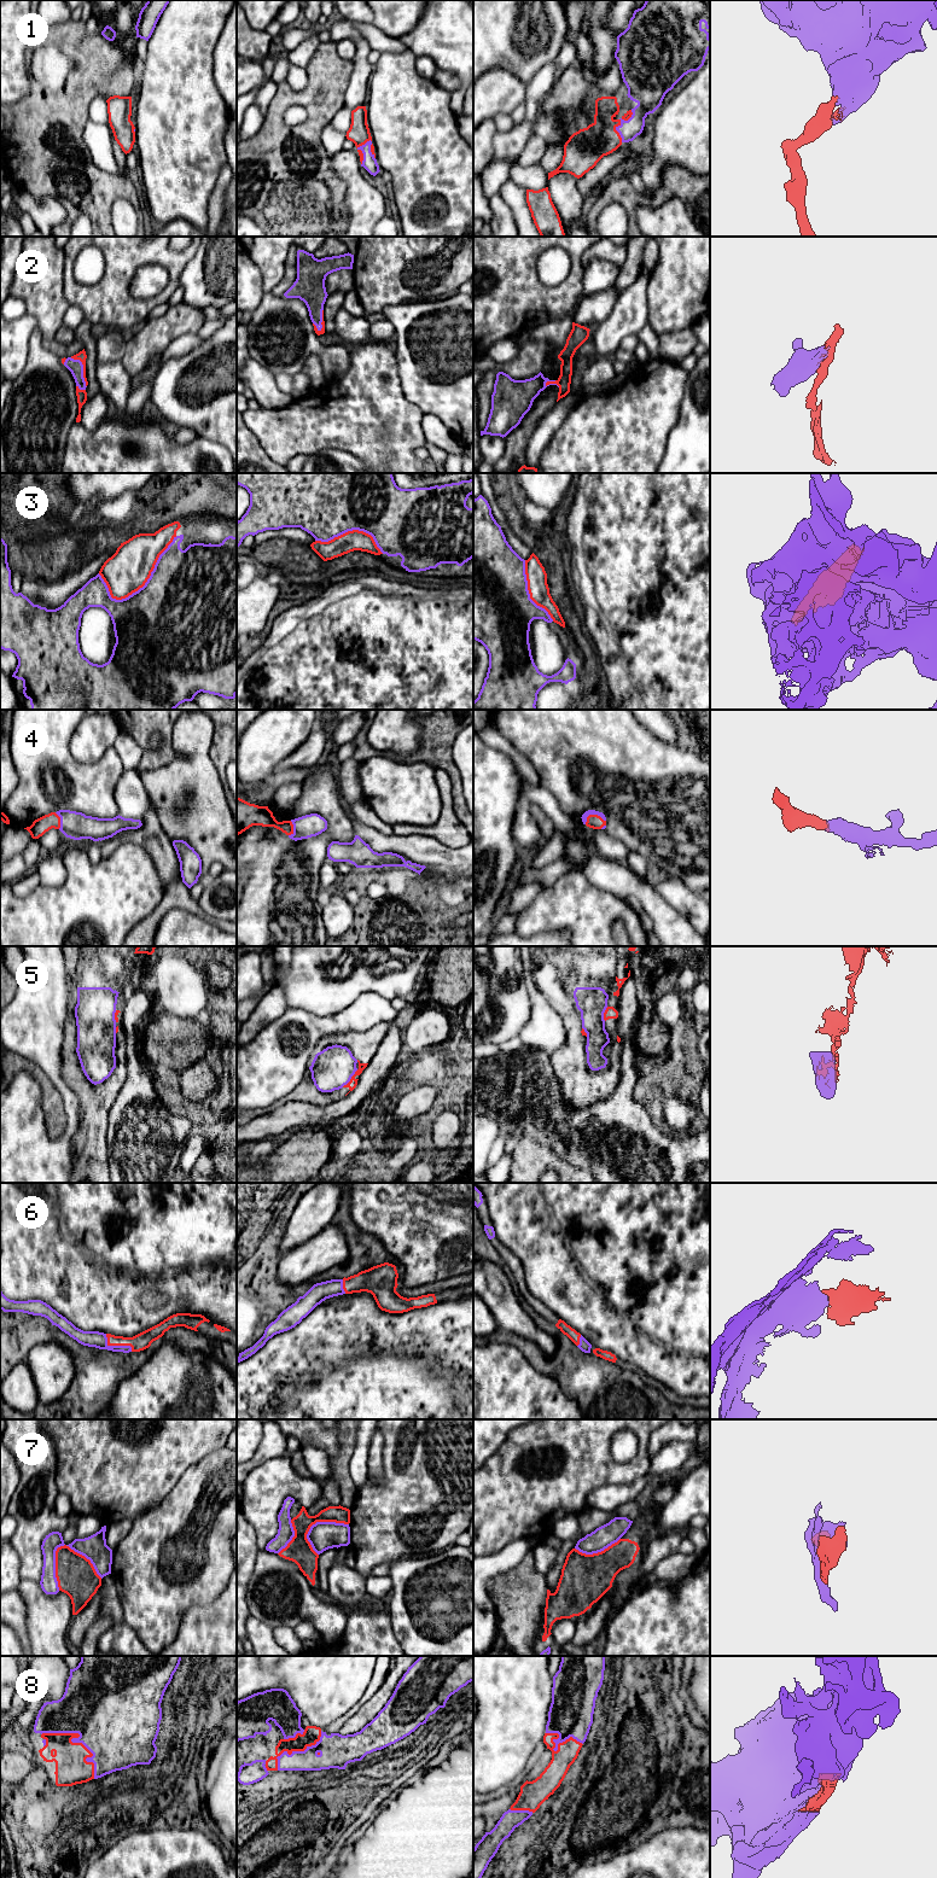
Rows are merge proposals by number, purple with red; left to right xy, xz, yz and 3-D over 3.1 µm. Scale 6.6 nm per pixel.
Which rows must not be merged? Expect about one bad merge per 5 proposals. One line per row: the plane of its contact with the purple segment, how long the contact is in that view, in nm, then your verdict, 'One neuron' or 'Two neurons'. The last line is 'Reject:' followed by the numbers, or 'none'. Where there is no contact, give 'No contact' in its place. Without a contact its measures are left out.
1: Touches purple in yz. Shared border 220 nm. One neuron
2: Touches purple in xy. Shared border 220 nm. One neuron
3: Touches purple in xy. Shared border 600 nm. Two neurons
4: Touches purple in yz. Shared border 150 nm. One neuron
5: Touches purple in xz. Shared border 160 nm. One neuron
6: Touches purple in xy. Shared border 220 nm. One neuron
7: Touches purple in xy. Shared border 360 nm. Two neurons
8: Touches purple in xy. Shared border 460 nm. One neuron
Reject: 3, 7

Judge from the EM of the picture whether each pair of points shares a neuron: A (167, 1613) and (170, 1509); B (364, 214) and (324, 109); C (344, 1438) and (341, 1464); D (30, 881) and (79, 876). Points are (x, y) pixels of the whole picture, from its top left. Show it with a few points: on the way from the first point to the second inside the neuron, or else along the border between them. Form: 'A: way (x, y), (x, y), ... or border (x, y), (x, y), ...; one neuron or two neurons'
A: way (156, 1587), (158, 1549), (167, 1534); one neuron
B: border (330, 156), (332, 169), (343, 181); two neurons
C: way (344, 1444), (343, 1458); one neuron
D: border (40, 884), (23, 897), (17, 897), (12, 891); two neurons

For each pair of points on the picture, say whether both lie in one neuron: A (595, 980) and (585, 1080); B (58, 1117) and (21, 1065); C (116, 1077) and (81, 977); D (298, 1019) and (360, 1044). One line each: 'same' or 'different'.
A: same
B: same
C: same
D: different

